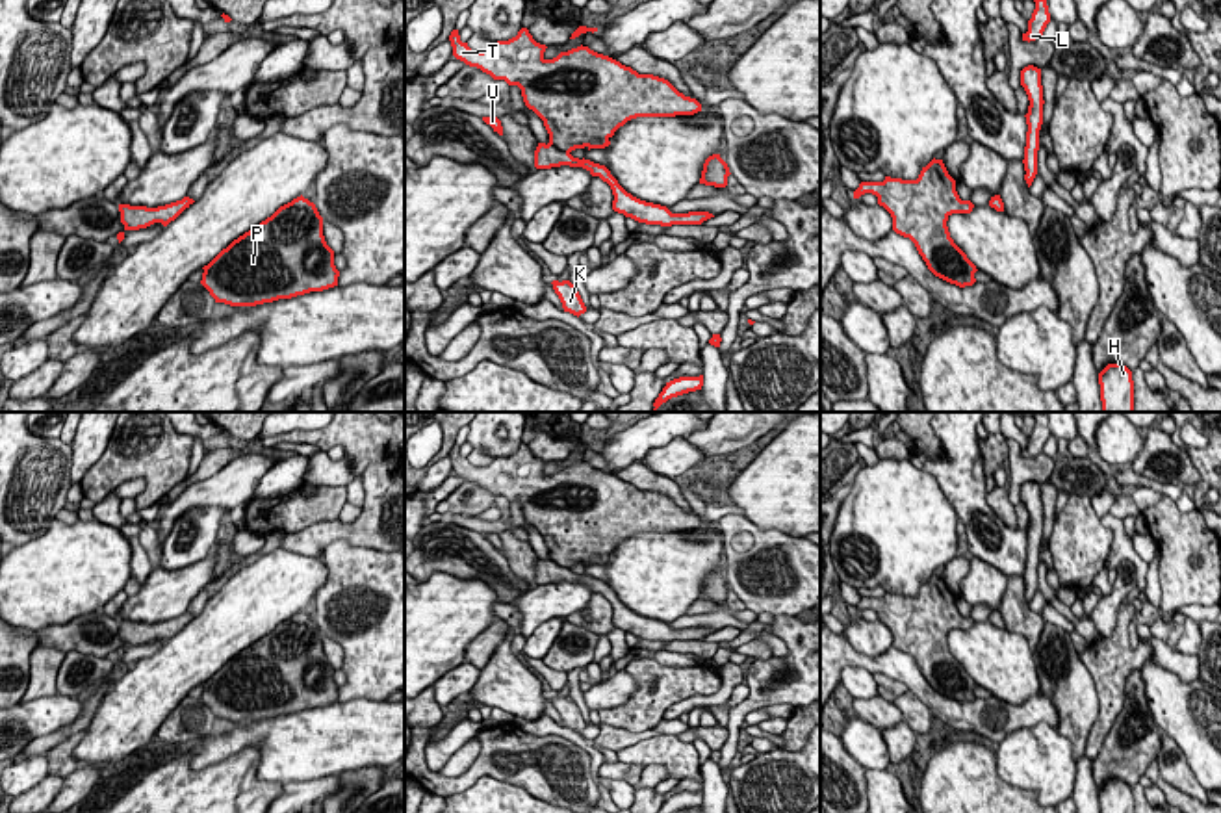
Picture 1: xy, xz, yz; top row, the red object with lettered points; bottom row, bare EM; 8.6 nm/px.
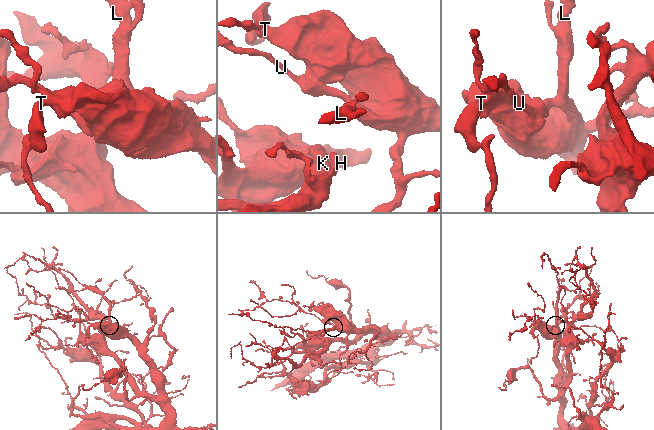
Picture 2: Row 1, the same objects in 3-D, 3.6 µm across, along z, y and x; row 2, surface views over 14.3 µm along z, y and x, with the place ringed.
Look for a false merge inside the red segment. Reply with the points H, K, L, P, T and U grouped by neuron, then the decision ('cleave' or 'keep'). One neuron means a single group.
H K L P T U; keep

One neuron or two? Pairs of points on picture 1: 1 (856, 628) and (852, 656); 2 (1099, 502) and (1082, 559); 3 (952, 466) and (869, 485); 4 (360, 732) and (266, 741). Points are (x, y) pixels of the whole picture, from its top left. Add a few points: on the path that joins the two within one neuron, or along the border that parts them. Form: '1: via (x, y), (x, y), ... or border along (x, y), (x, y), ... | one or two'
1: border along (843, 632), (869, 656), (880, 656), (891, 646) | two
2: border along (1088, 498), (1099, 520) | two
3: border along (910, 459), (934, 477), (952, 509) | two
4: via (336, 737), (327, 741), (290, 741) | one

